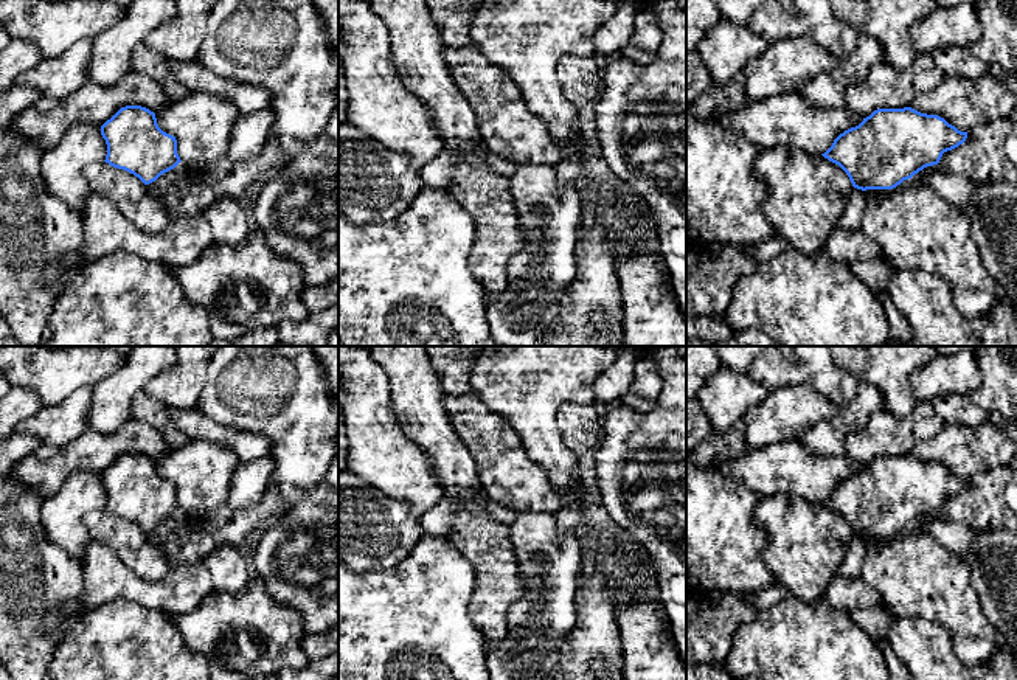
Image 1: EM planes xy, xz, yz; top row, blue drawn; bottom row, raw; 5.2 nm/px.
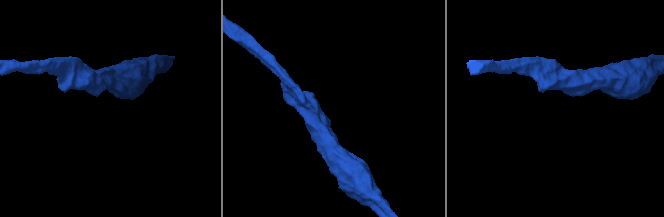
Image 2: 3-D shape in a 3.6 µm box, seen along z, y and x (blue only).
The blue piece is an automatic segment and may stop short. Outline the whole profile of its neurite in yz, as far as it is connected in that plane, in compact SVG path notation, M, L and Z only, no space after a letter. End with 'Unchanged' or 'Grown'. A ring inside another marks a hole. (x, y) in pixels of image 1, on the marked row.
M911 107L877 109L859 126L840 134L821 155L838 165L857 189L893 189L924 168L938 165L944 152L958 147L966 138L967 132L938 115L921 113Z. Unchanged

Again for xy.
M141 106L121 107L101 126L106 163L138 177L144 185L174 169L182 160L175 137L163 132L155 113Z. Unchanged

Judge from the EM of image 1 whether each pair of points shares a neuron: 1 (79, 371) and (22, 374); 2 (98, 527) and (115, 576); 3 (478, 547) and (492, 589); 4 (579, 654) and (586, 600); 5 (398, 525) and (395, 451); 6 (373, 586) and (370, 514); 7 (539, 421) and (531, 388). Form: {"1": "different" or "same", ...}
{"1": "same", "2": "different", "3": "same", "4": "same", "5": "different", "6": "different", "7": "same"}

